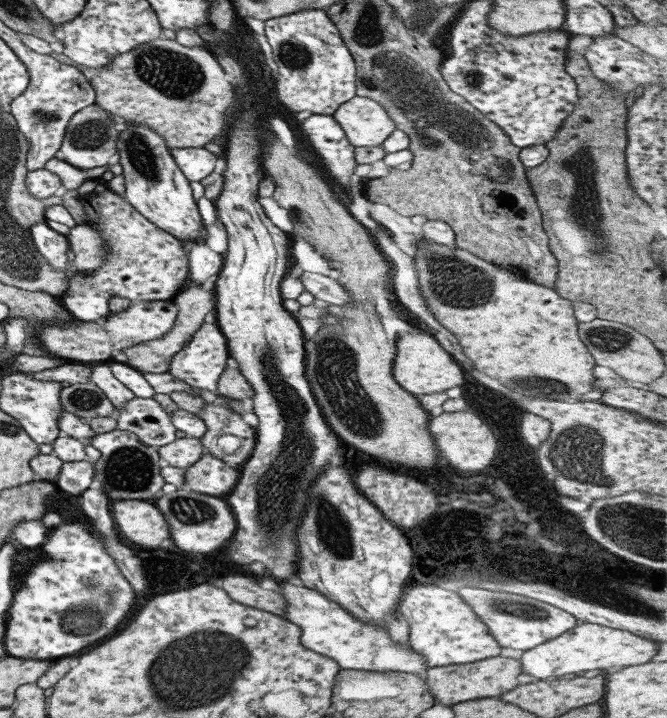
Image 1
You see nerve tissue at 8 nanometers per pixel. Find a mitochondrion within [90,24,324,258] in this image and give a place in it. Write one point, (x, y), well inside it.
(174, 75)

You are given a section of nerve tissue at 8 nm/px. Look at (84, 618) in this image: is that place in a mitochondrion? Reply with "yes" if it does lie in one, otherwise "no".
yes

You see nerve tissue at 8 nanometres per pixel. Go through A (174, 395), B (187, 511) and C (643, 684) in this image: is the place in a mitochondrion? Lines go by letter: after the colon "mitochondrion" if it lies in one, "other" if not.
A: other
B: mitochondrion
C: other

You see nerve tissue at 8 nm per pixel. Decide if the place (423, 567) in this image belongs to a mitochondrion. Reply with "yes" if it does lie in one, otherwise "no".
no

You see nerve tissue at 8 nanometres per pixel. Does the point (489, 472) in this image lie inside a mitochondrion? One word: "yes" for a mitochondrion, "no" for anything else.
no

